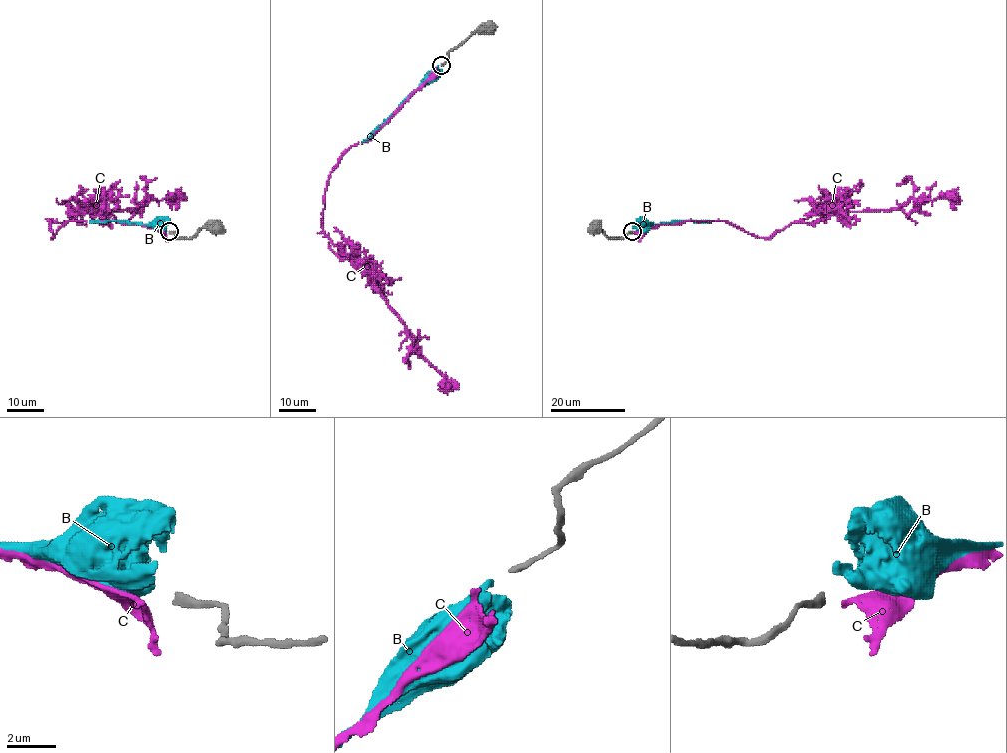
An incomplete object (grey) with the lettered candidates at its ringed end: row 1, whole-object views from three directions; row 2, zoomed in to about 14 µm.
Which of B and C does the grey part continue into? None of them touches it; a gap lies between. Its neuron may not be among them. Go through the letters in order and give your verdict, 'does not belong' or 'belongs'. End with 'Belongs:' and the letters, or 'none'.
B: does not belong
C: does not belong
Belongs: none

